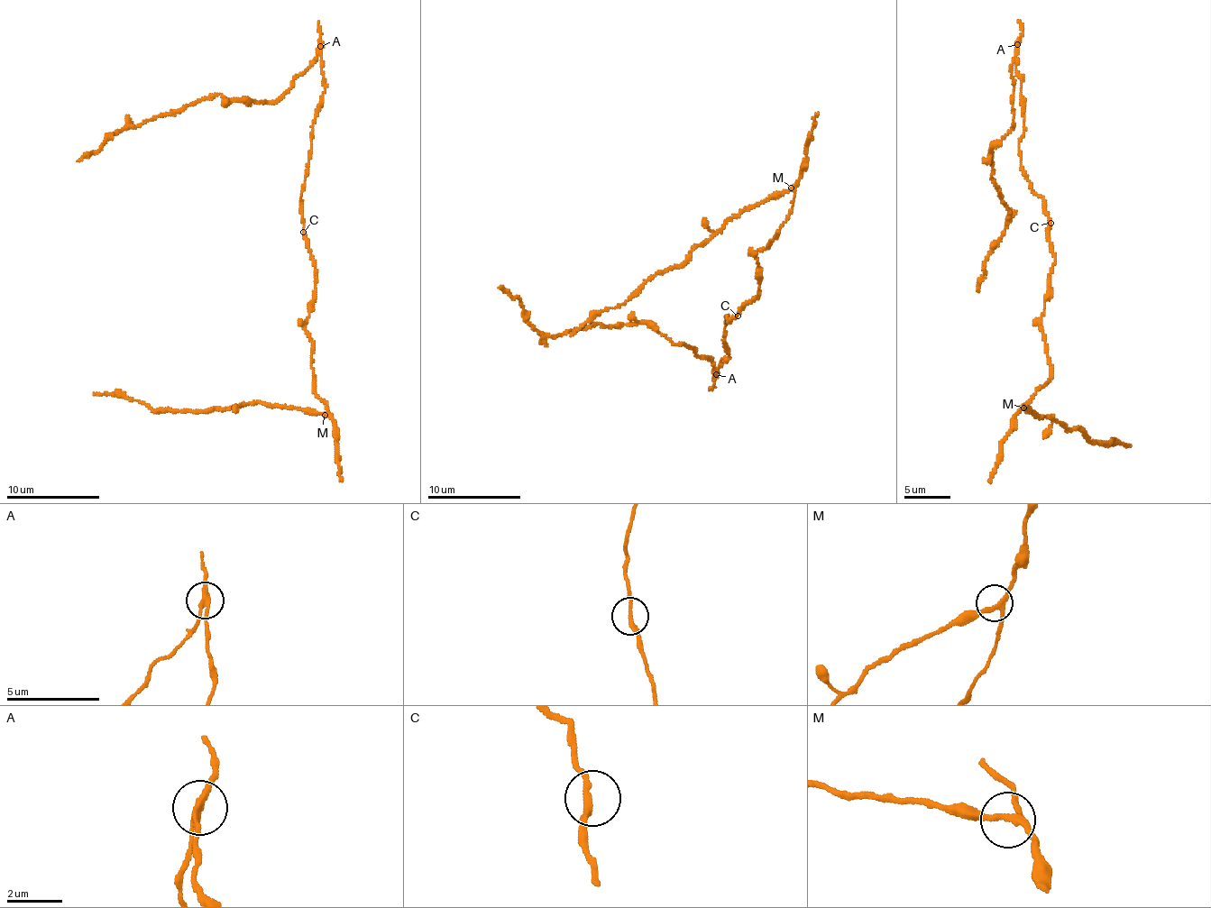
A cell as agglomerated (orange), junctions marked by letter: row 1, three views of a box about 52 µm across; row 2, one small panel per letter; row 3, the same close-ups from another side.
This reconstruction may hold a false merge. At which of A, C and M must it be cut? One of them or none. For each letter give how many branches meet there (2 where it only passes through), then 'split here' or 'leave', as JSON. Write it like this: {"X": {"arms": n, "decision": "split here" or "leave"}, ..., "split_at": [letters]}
{"A": {"arms": 3, "decision": "split here"}, "C": {"arms": 2, "decision": "leave"}, "M": {"arms": 3, "decision": "leave"}, "split_at": ["A"]}

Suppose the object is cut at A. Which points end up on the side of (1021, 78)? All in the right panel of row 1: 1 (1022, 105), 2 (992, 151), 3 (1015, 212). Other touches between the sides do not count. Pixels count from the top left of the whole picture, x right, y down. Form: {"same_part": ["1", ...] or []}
{"same_part": ["1"]}

